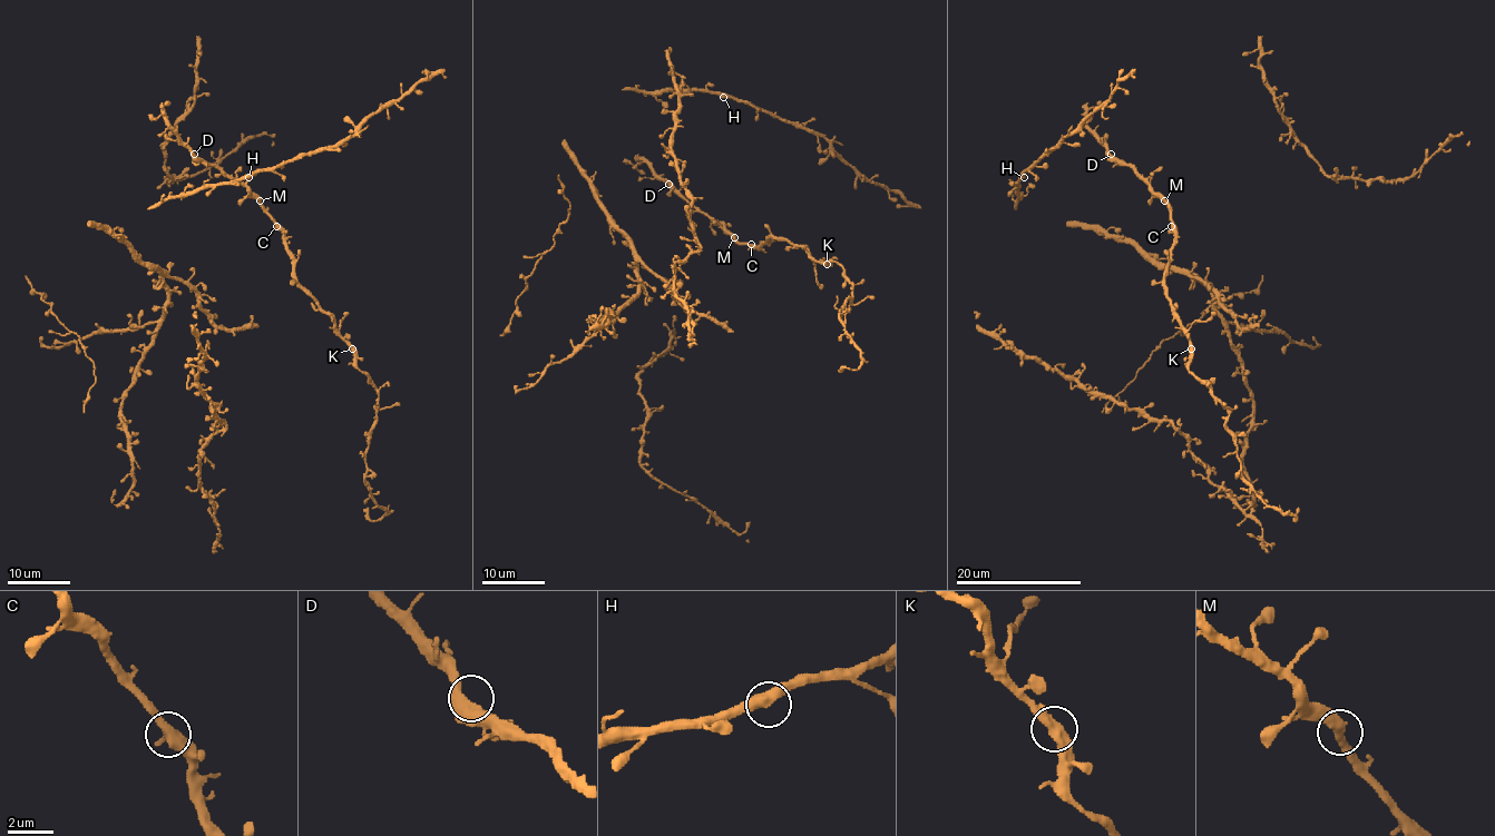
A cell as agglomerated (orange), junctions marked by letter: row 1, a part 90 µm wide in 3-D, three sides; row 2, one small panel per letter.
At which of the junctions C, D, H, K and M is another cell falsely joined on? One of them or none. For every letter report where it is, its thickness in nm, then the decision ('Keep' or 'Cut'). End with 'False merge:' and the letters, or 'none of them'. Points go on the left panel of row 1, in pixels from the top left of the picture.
C: Place: (276, 226). Thickness 460 nm. Keep
D: Place: (194, 154). Thickness 550 nm. Keep
H: Place: (248, 177). Thickness 480 nm. Keep
K: Place: (352, 348). Thickness 480 nm. Keep
M: Place: (260, 200). Thickness 440 nm. Keep
False merge: none of them

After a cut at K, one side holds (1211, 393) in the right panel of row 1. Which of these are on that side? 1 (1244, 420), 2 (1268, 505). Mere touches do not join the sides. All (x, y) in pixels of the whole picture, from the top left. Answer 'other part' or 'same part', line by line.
1: other part
2: same part

